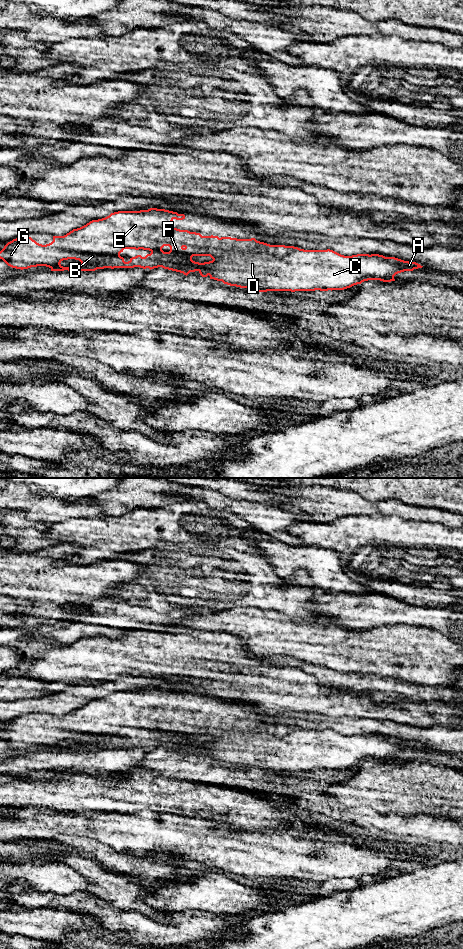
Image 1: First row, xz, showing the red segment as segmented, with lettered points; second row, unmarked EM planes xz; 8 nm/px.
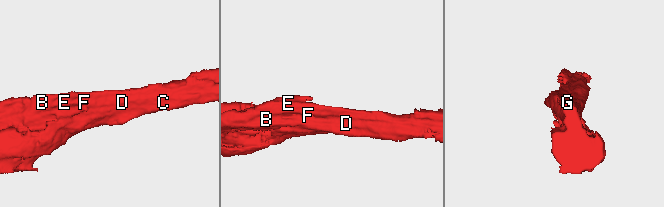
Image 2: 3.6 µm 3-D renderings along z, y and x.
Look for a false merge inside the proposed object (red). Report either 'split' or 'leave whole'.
leave whole

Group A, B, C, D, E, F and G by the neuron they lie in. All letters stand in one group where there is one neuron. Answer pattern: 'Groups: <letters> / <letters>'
Groups: A B C D E F G

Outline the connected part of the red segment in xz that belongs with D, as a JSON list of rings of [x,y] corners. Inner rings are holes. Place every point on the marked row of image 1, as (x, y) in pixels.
[[[150,208],[140,211],[118,211],[109,216],[92,220],[86,225],[73,229],[64,236],[53,236],[53,241],[42,245],[31,237],[19,237],[8,242],[0,251],[0,259],[8,266],[16,269],[28,269],[37,266],[46,266],[51,271],[95,271],[104,268],[134,268],[154,269],[162,267],[164,269],[176,271],[188,275],[190,272],[198,271],[202,277],[210,276],[210,279],[222,281],[224,284],[240,288],[249,288],[255,292],[267,291],[328,291],[344,290],[354,285],[361,284],[368,280],[380,280],[383,282],[395,281],[394,276],[404,271],[413,271],[422,268],[416,262],[404,261],[395,257],[385,257],[379,254],[357,254],[344,256],[333,250],[304,250],[294,246],[270,245],[264,242],[251,239],[237,239],[231,237],[202,236],[200,233],[180,230],[172,227],[172,221],[185,219],[184,214],[177,212]],[[124,249],[143,249],[151,253],[145,257],[137,255],[130,258],[128,262],[120,256]],[[193,256],[210,256],[213,260],[199,263],[192,260]],[[75,259],[81,263],[63,267],[60,263],[63,260]]]

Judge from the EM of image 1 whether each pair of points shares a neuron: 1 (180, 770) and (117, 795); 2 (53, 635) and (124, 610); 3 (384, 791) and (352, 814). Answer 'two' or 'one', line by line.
1: two
2: one
3: two

